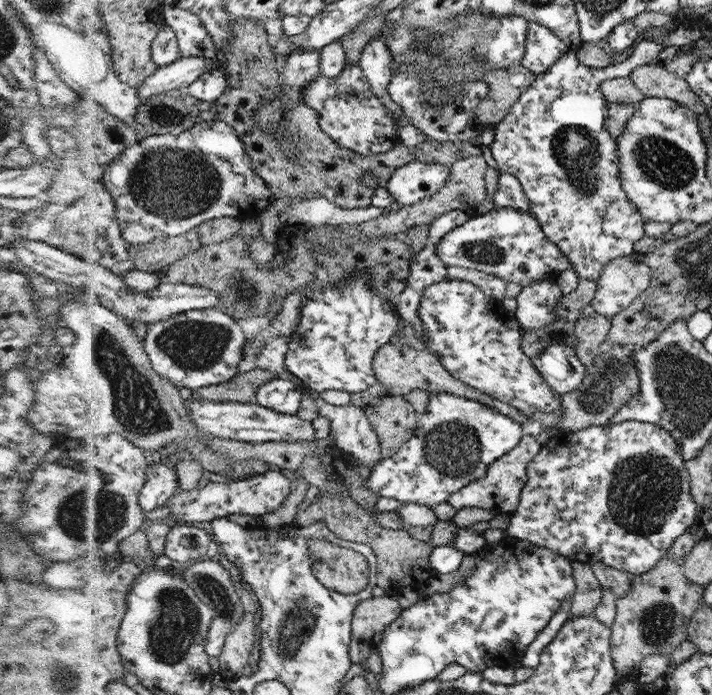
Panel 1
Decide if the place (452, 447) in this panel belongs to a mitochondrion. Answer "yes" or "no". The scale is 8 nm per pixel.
yes

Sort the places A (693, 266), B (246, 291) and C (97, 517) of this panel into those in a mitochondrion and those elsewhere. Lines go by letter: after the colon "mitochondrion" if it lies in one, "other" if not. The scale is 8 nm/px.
A: mitochondrion
B: mitochondrion
C: mitochondrion

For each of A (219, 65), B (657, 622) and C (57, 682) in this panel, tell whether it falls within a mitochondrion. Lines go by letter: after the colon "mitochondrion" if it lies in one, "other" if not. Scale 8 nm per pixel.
A: other
B: mitochondrion
C: mitochondrion

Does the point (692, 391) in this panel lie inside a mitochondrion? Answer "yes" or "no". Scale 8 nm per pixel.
yes

